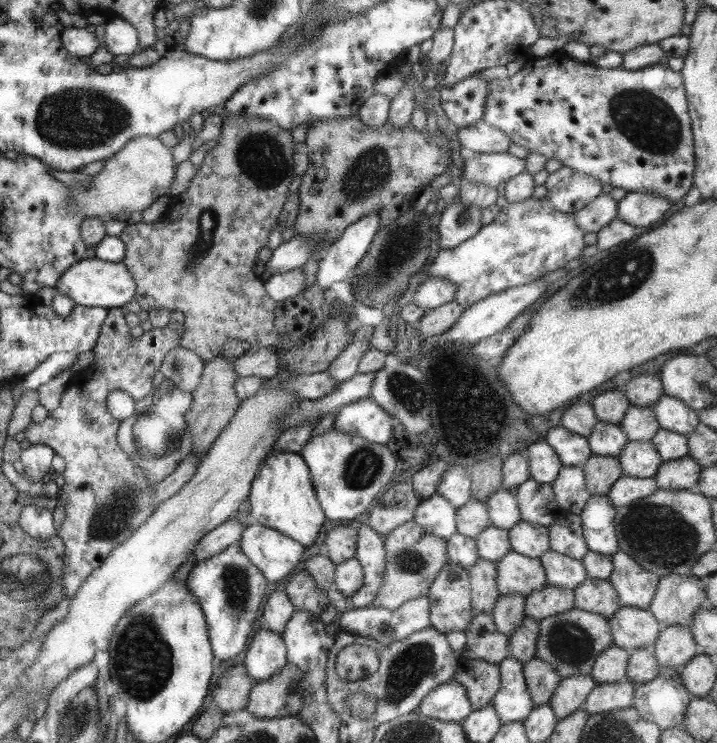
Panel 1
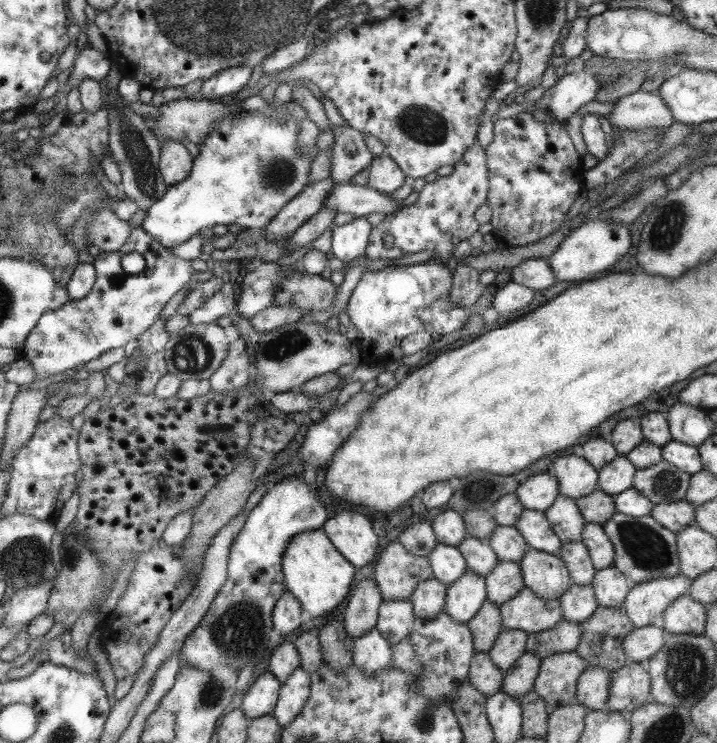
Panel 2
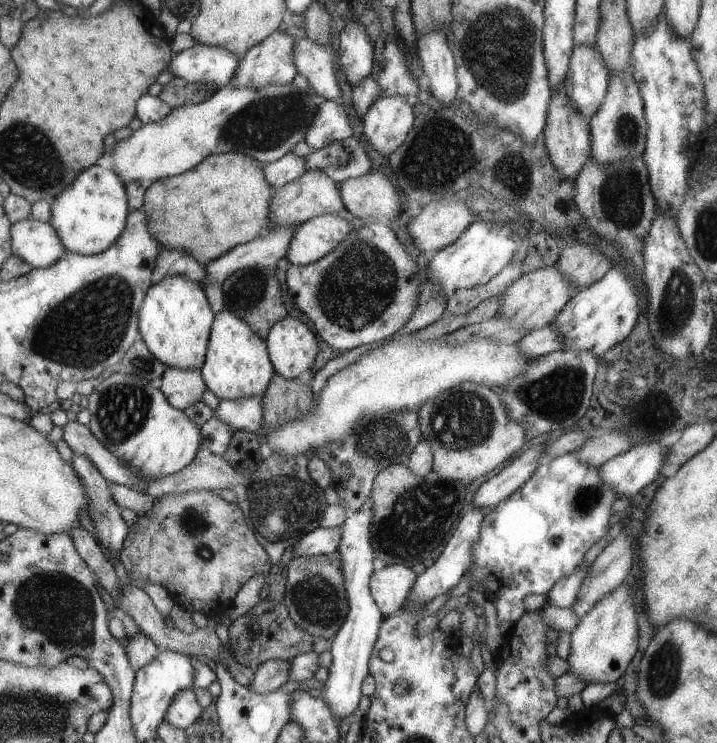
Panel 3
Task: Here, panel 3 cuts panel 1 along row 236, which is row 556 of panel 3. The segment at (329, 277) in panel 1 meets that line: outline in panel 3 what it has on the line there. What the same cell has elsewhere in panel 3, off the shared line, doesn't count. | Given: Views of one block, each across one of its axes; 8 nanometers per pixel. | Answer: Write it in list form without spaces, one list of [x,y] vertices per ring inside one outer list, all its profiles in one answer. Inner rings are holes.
[[[365,502],[359,512],[351,512],[347,520],[339,526],[341,530],[341,542],[337,546],[337,552],[343,562],[343,582],[347,588],[347,600],[349,600],[349,612],[339,628],[339,632],[331,640],[331,666],[329,676],[323,682],[321,698],[329,706],[333,718],[341,722],[343,718],[351,716],[351,712],[357,708],[361,698],[361,684],[369,676],[369,656],[377,642],[379,628],[383,622],[383,614],[377,608],[375,600],[371,598],[369,580],[373,574],[371,562],[373,562],[373,548],[371,548],[371,516],[373,516],[373,504]]]

